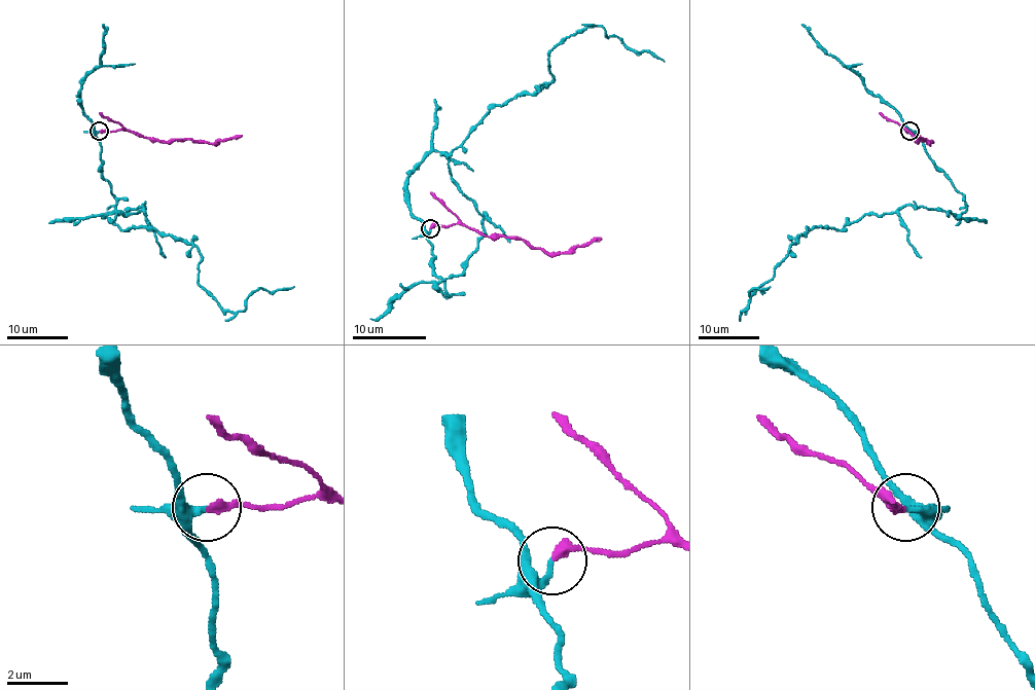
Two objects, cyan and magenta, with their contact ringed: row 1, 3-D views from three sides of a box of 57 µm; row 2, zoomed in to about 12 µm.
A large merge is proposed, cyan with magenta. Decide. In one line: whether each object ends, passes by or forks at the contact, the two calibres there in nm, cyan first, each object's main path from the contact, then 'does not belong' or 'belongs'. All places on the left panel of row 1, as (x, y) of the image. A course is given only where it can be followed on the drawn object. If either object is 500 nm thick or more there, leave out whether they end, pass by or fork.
cyan ends | magenta ends | 220/280 nm | cyan via (100, 132), (106, 215), (144, 206), (116, 215), (122, 230), (197, 247), (198, 282), (224, 310), (293, 287) | magenta via (100, 132), (127, 130), (145, 138), (218, 144), (241, 135) | does not belong

